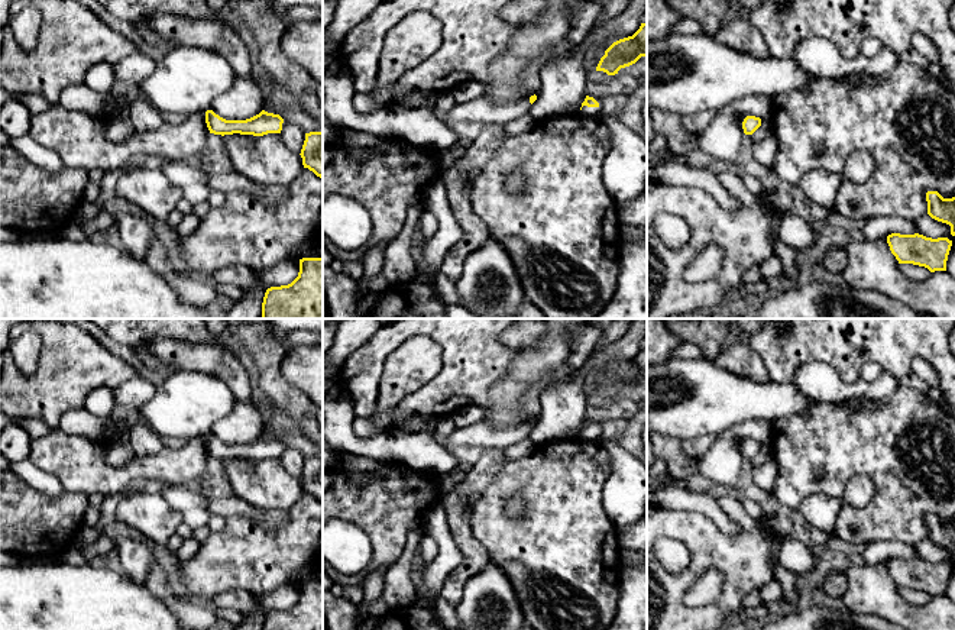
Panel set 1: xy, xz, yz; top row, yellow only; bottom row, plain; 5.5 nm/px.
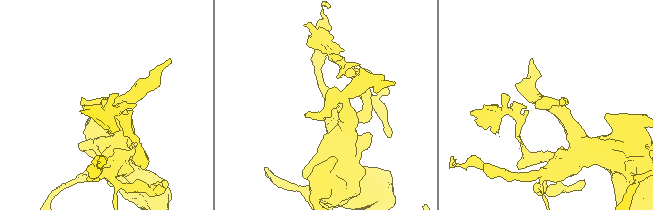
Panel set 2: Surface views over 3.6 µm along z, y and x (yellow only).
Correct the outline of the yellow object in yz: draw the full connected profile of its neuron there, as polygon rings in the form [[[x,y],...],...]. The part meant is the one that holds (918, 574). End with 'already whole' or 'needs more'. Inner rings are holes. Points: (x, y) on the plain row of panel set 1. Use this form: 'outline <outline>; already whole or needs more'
outline [[[923,559],[887,560],[887,568],[899,588],[913,588],[928,592],[930,597],[946,595],[946,585],[952,571],[948,562],[926,562]]]; already whole

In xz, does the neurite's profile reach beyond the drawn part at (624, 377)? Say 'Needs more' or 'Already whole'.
Already whole

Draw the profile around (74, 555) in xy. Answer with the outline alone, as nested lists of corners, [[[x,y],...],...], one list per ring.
[[[69,547],[67,550],[64,550],[59,556],[58,556],[58,562],[65,562],[65,563],[71,563],[71,565],[84,565],[88,563],[88,559],[85,558],[82,549],[80,547]]]

